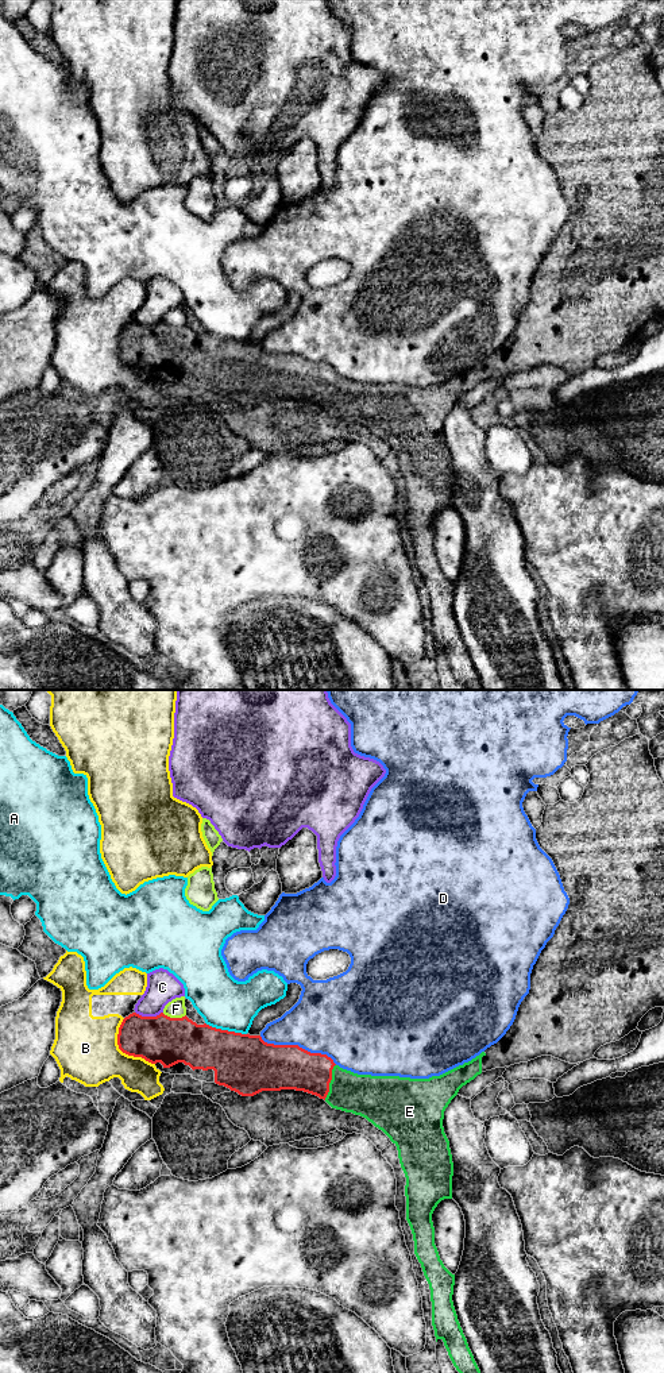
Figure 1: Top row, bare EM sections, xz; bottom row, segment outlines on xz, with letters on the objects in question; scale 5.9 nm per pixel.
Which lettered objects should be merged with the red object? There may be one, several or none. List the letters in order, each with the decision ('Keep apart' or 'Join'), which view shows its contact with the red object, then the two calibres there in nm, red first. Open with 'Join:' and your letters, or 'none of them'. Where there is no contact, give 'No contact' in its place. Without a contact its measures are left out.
Join: E
A: Keep apart. Touches red in xz. Thickness 360 nm (red) against 300 nm
B: Keep apart. Touches red in xz. Thickness 280 nm (red) against 380 nm
C: Keep apart. Touches red in xz. Thickness 280 nm (red) against 190 nm
D: Keep apart. Touches red in xz. Thickness 280 nm (red) against 440 nm
E: Join. Touches red in xz. Thickness 260 nm (red) against 260 nm
F: Keep apart. Touches red in xz. Thickness 280 nm (red) against 110 nm

